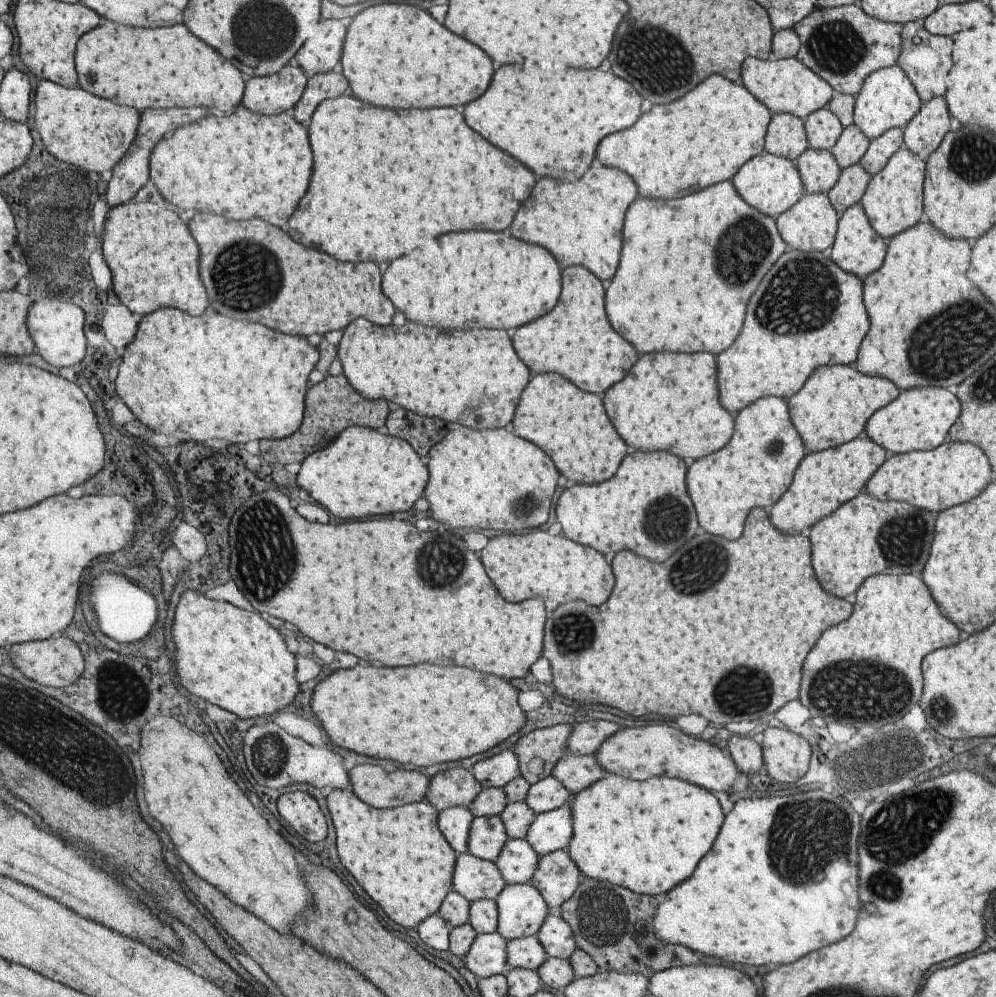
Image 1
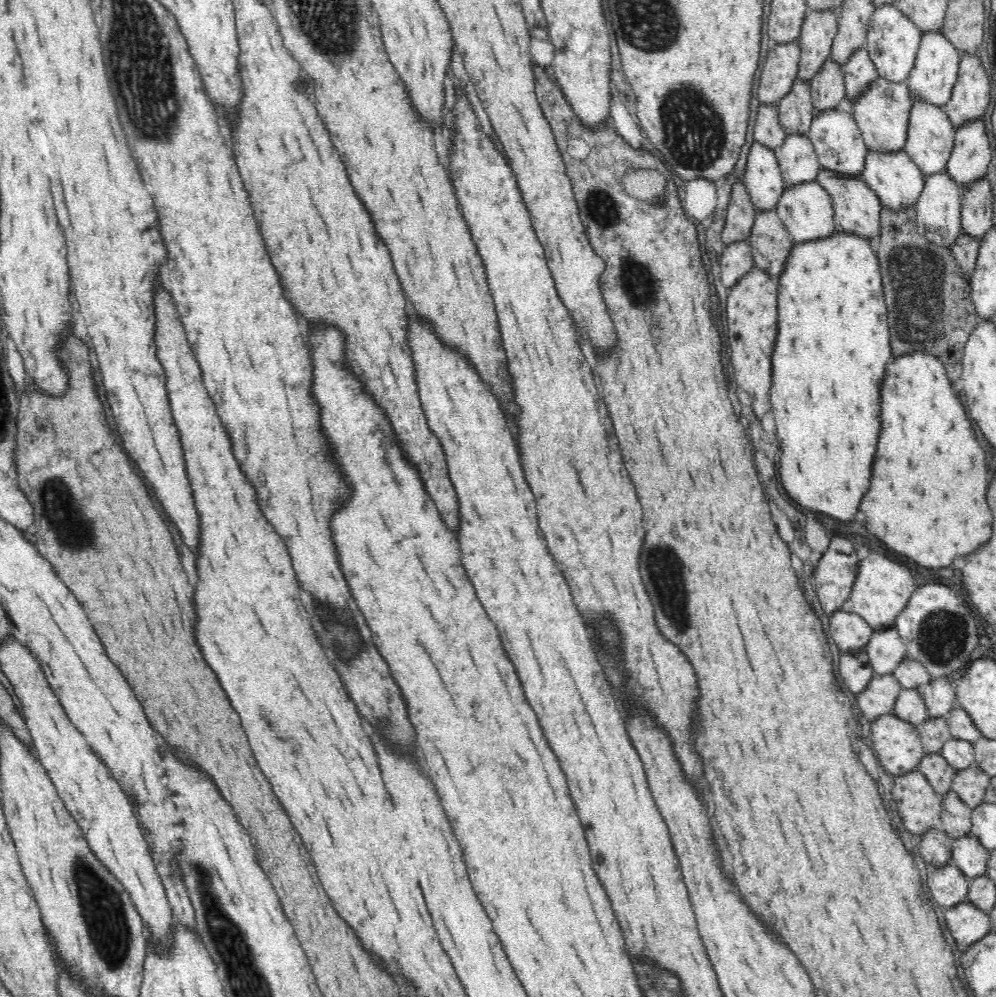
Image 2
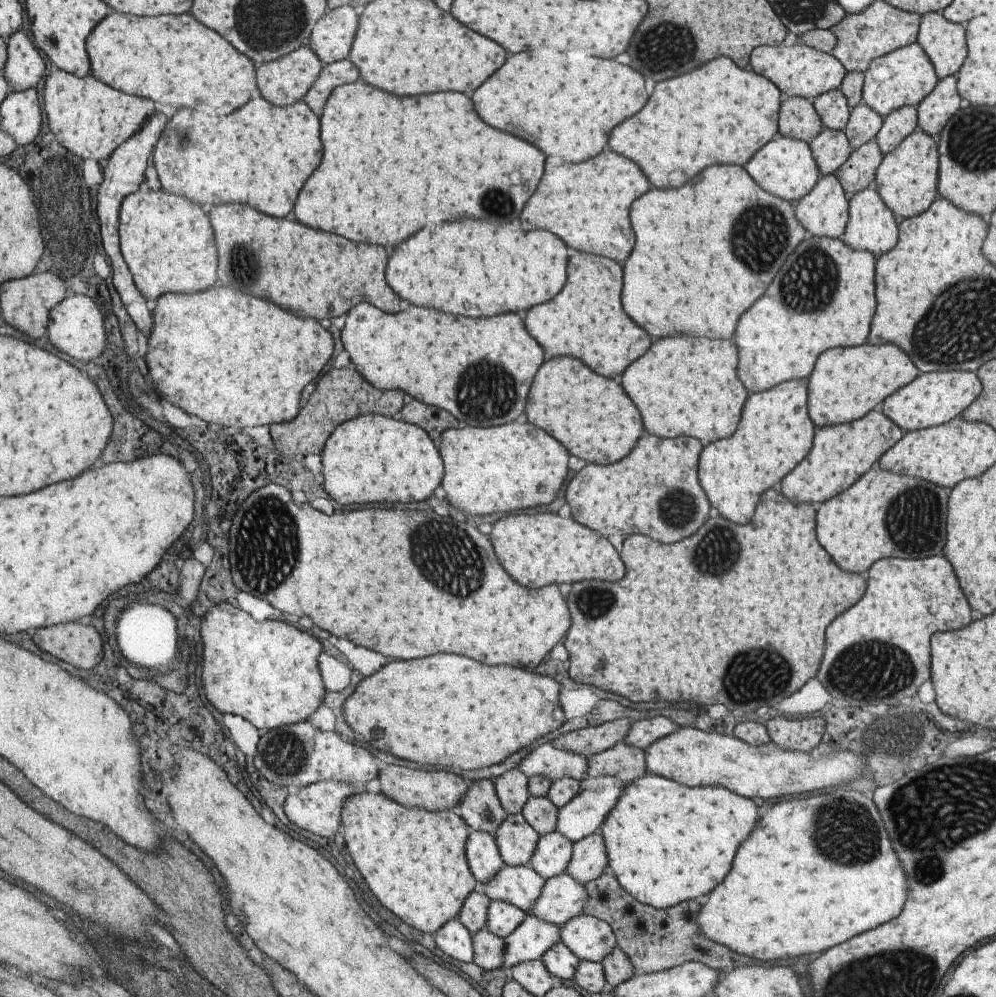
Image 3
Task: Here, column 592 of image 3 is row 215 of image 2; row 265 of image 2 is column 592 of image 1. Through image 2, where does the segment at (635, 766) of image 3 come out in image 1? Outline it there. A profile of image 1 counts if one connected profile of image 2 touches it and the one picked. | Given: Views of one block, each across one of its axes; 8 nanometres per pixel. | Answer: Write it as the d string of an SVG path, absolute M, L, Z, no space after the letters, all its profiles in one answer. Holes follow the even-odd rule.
M567 752L556 760L550 774L570 792L571 796L588 788L604 775L603 768L597 764L593 755L576 755Z

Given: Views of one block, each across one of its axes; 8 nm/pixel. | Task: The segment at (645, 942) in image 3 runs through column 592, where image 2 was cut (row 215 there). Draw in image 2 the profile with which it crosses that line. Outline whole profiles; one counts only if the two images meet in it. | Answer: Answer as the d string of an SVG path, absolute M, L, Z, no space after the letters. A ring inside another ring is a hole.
M914 205L899 210L880 206L881 230L874 249L883 282L892 355L898 358L917 351L934 355L946 366L952 384L958 385L965 344L979 322L971 299L969 278L963 276L950 246L936 246L921 236L917 230Z

